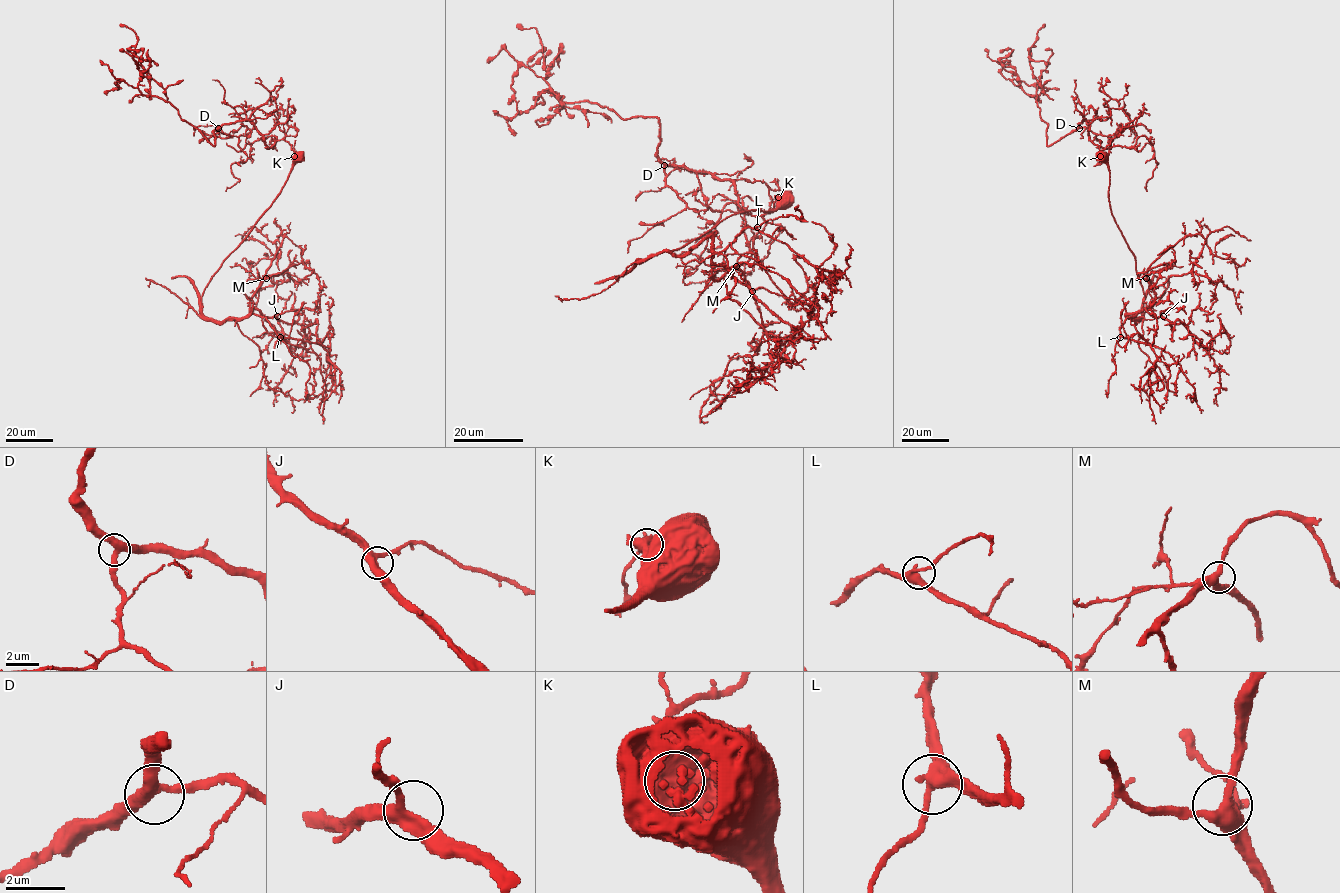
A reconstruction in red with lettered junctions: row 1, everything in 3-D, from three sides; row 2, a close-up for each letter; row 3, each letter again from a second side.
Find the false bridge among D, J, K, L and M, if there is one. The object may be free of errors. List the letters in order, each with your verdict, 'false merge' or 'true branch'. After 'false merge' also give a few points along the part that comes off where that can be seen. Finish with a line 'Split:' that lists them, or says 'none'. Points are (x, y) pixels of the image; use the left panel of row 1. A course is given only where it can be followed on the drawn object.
D: true branch
J: true branch
K: false merge; course (294, 156), (283, 139), (268, 148), (249, 120), (221, 124), (214, 146), (168, 102), (121, 79), (104, 92)
L: true branch
M: true branch
Split: K

